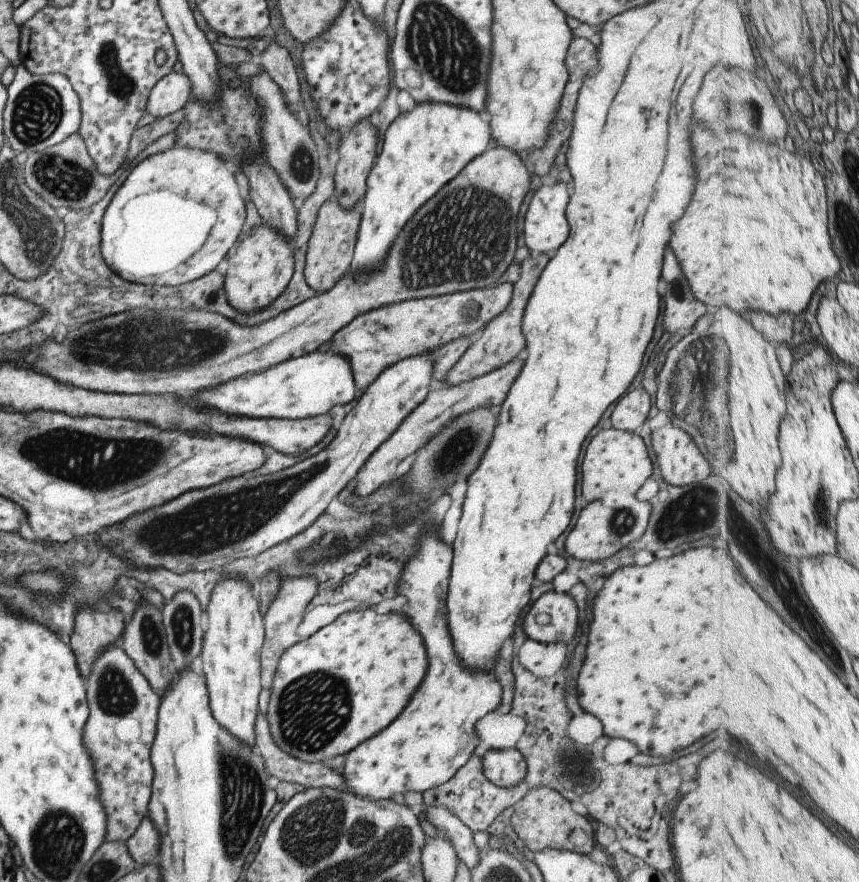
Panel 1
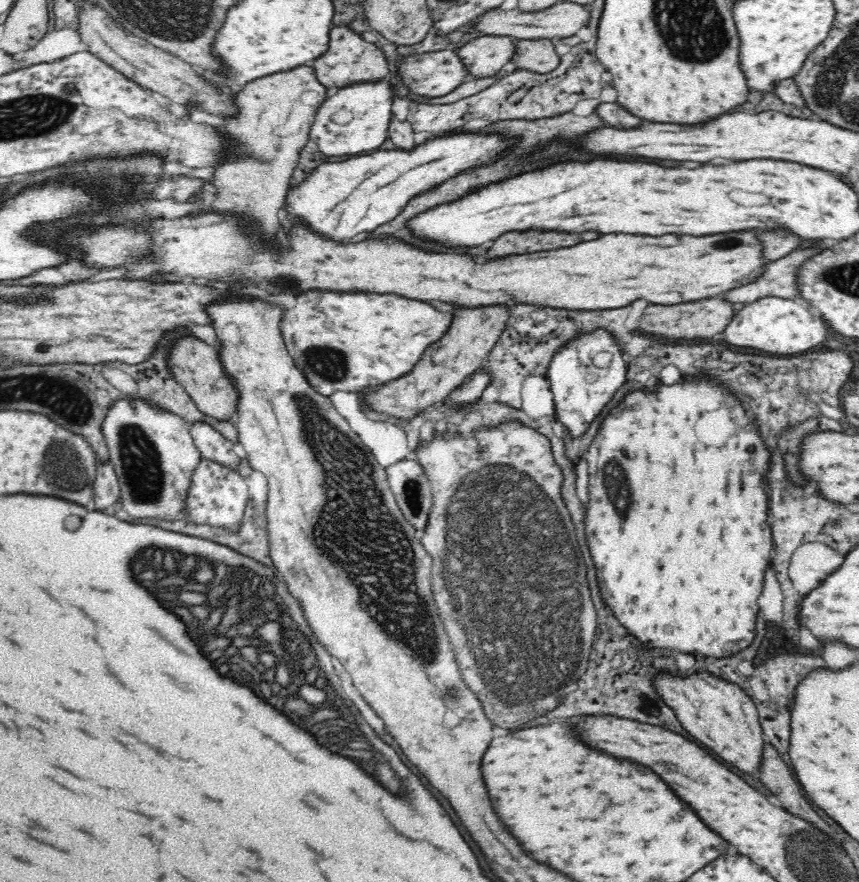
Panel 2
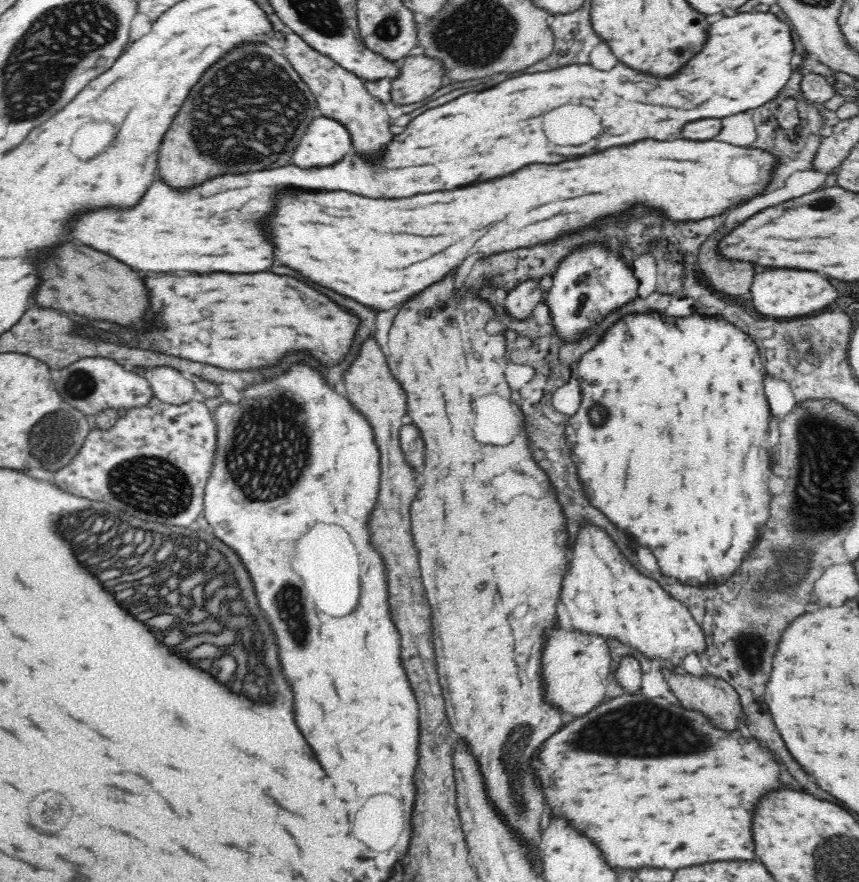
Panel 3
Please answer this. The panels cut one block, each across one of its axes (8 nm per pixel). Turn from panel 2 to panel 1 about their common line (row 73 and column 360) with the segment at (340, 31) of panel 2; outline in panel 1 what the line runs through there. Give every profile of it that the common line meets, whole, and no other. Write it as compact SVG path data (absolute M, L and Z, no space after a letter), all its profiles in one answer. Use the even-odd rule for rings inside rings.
M504 283L385 305L354 318L334 334L325 349L347 357L355 388L366 390L387 367L407 357L434 352L441 345L465 335L478 336L490 320L507 308L512 294L513 285Z

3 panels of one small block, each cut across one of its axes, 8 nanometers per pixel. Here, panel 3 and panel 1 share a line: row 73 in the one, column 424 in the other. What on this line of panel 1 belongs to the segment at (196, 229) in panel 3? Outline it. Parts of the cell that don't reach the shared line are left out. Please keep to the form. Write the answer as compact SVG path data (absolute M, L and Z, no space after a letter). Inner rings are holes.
M426 536L424 542L420 542L422 548L420 548L420 554L410 562L406 564L406 572L402 574L402 586L399 583L399 590L397 591L398 595L403 595L408 598L408 608L406 612L410 622L422 632L422 638L426 640L426 650L430 652L430 668L426 672L426 678L422 680L422 686L418 688L418 692L414 692L408 708L404 708L402 716L398 716L388 728L384 728L382 732L378 732L376 736L372 736L370 740L362 742L357 748L354 748L350 753L346 754L346 760L344 760L344 768L342 768L343 782L347 787L347 791L351 794L354 794L357 798L360 799L373 799L373 800L383 800L383 799L392 799L395 794L402 794L405 792L421 792L426 793L429 789L441 786L452 779L452 776L470 760L470 758L476 753L475 749L478 747L478 738L475 734L475 725L477 722L482 719L486 714L489 714L491 711L494 711L500 704L502 698L501 686L494 674L488 674L488 676L482 676L482 674L470 674L470 672L462 672L460 664L458 664L458 658L454 654L454 648L452 648L452 640L450 640L450 634L448 634L448 628L446 628L446 590L448 590L448 576L450 576L450 562L452 562L452 548L444 546L442 540L438 536Z

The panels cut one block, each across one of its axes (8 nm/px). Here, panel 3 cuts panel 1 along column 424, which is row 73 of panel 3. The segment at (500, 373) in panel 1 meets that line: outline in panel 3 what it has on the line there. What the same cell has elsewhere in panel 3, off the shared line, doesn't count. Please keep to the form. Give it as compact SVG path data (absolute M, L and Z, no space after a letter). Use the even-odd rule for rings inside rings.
M426 55L406 56L406 60L400 66L400 74L391 80L391 104L398 107L403 104L414 104L426 100L428 96L432 96L436 90L442 87L442 79L446 76L444 67L439 60L428 58Z

